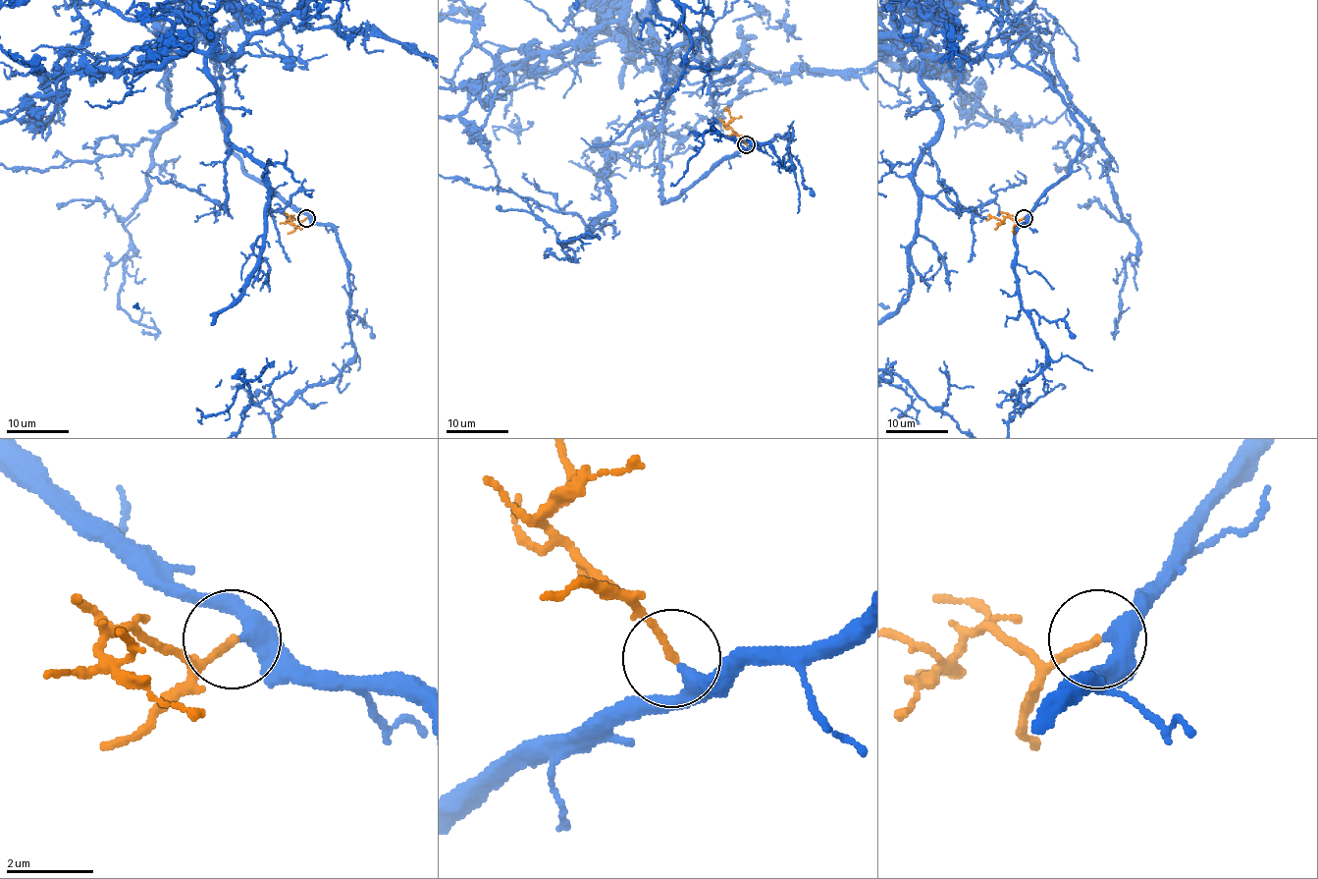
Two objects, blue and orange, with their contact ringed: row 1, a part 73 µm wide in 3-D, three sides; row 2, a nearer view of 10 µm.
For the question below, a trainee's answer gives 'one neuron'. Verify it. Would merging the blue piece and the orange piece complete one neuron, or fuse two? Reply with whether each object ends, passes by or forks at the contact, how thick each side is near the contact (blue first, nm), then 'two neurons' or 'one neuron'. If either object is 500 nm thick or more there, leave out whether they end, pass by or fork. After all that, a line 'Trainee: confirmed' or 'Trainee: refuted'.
blue passes by; orange ends; calibres 320 and 170 nm; one neuron
Trainee: confirmed

